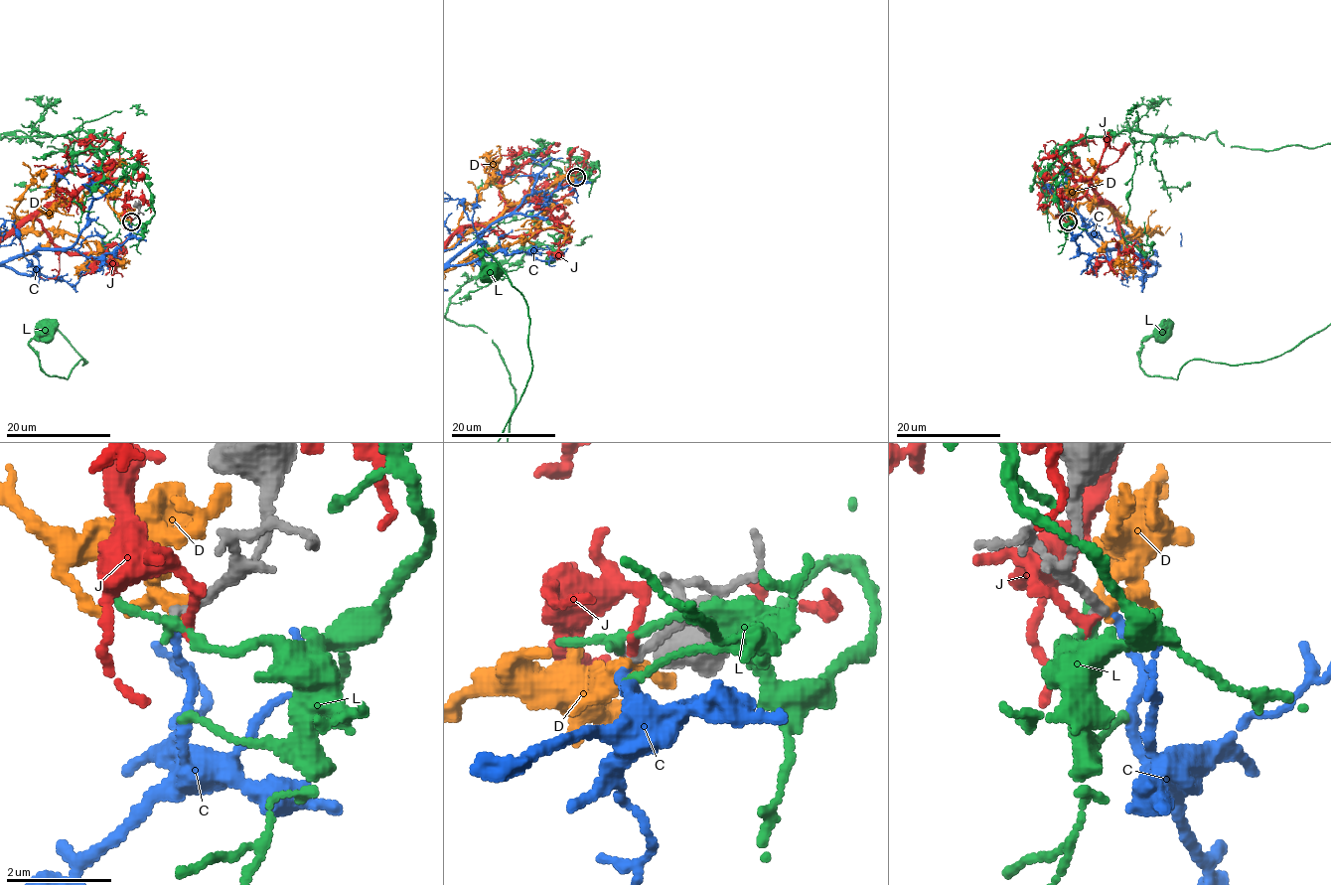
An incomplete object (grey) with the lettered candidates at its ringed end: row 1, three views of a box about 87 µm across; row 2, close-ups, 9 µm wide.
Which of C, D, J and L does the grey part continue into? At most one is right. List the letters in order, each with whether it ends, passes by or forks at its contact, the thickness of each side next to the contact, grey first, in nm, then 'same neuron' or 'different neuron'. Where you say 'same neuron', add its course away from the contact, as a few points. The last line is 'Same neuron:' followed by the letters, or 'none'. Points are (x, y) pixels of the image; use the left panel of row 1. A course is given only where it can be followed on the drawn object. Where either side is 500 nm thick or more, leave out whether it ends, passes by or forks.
C: it ends; calibres 200 and 150 nm; same neuron
D: it passes by; calibres 200 and 240 nm; different neuron
J: it ends; calibres 200 and 190 nm; different neuron
L: it ends; calibres 200 and 240 nm; different neuron
Same neuron: C

